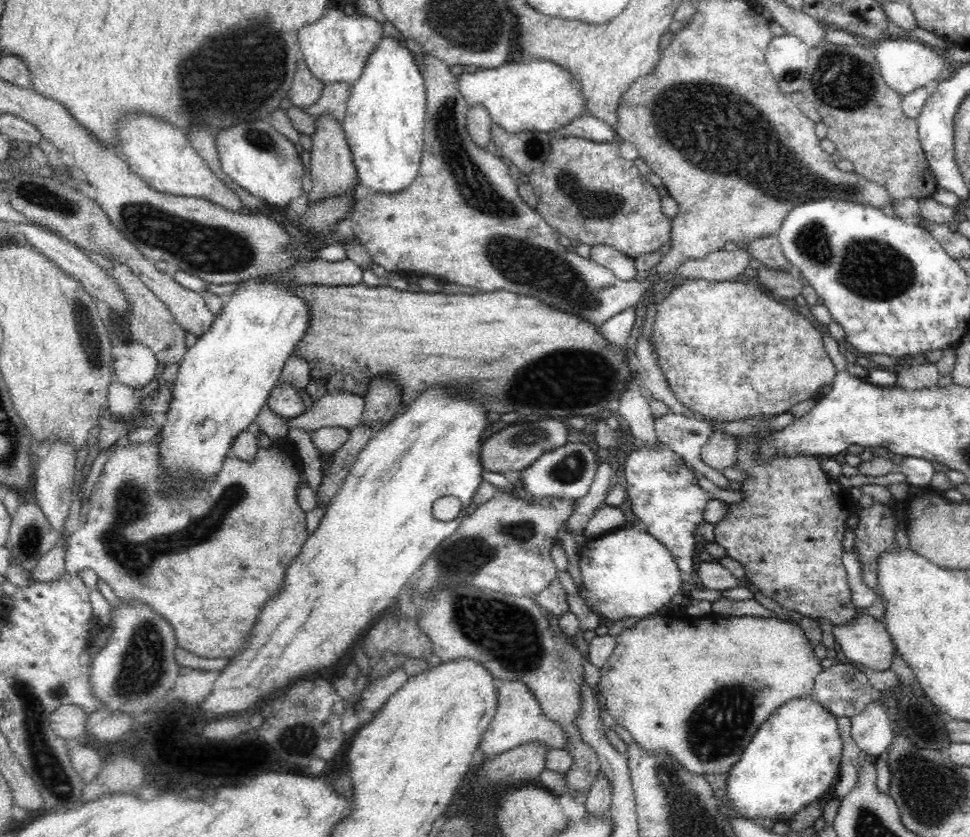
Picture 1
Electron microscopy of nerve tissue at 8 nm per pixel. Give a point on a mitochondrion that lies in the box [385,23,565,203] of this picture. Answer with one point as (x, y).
(534, 150)

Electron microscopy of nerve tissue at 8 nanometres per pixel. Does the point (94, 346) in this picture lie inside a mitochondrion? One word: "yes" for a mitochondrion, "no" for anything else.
yes

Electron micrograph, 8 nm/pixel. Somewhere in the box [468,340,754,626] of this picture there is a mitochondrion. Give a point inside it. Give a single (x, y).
(529, 383)

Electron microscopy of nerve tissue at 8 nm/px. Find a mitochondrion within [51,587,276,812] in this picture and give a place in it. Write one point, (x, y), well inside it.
(143, 668)

